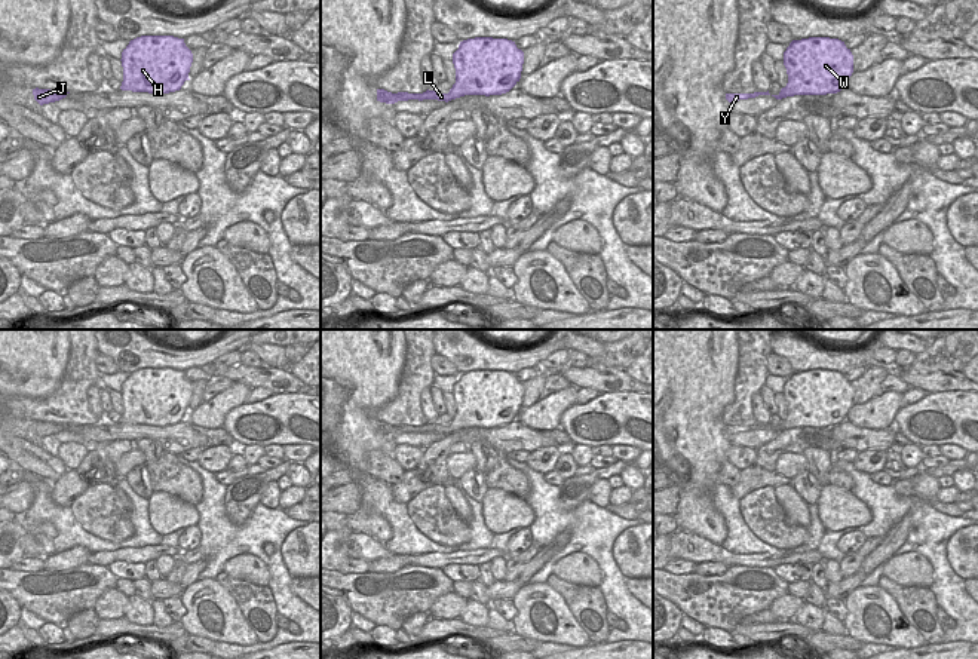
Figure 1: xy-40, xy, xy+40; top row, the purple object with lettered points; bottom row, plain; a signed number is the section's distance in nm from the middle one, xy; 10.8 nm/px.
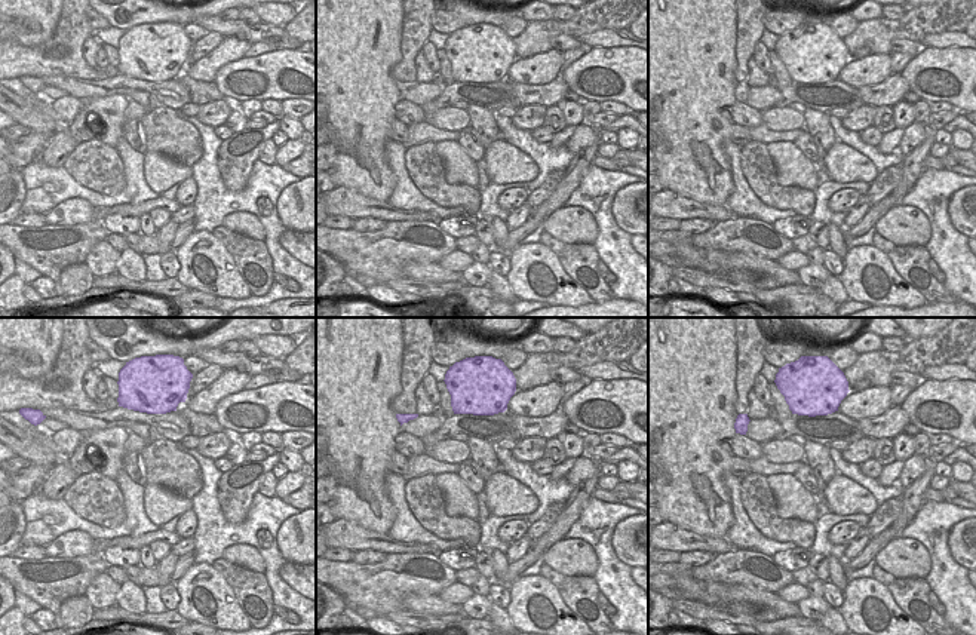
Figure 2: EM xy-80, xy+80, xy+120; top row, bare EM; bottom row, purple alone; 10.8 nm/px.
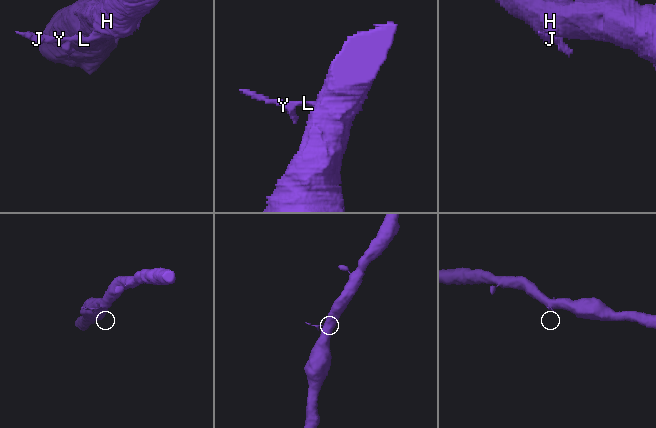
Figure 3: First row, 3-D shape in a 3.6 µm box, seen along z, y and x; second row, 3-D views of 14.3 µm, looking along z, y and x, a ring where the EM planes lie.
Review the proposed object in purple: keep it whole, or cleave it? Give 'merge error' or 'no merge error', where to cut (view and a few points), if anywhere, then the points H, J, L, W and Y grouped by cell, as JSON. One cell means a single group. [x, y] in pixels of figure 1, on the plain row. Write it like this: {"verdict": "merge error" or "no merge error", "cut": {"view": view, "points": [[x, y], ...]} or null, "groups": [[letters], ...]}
{"verdict": "no merge error", "cut": null, "groups": [["H", "J", "L", "W", "Y"]]}

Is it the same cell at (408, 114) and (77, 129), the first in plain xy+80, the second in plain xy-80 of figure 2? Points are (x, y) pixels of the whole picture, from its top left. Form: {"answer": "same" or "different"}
{"answer": "different"}

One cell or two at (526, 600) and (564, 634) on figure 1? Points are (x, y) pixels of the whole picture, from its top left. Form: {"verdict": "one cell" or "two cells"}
{"verdict": "one cell"}

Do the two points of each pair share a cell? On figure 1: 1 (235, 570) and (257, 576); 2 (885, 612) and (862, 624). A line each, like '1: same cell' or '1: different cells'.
1: same cell
2: same cell

